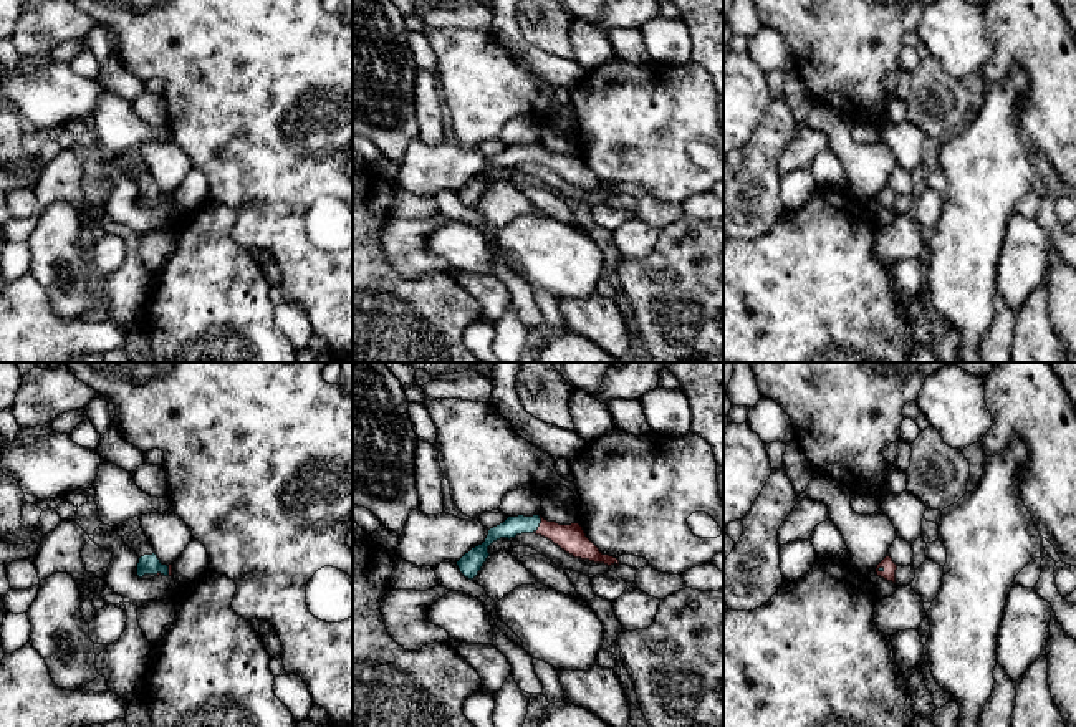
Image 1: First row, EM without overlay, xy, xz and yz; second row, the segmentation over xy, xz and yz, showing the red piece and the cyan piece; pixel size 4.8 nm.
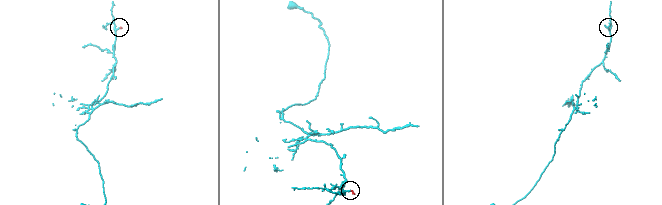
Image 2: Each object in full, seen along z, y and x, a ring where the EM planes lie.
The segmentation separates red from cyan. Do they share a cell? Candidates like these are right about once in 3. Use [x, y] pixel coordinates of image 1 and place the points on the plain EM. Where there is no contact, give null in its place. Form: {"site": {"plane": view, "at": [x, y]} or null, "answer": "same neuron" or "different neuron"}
{"site": {"plane": "xz", "at": [540, 154]}, "answer": "same neuron"}

